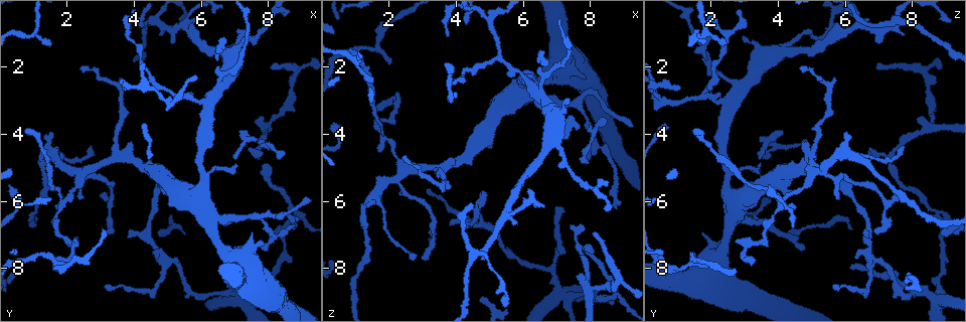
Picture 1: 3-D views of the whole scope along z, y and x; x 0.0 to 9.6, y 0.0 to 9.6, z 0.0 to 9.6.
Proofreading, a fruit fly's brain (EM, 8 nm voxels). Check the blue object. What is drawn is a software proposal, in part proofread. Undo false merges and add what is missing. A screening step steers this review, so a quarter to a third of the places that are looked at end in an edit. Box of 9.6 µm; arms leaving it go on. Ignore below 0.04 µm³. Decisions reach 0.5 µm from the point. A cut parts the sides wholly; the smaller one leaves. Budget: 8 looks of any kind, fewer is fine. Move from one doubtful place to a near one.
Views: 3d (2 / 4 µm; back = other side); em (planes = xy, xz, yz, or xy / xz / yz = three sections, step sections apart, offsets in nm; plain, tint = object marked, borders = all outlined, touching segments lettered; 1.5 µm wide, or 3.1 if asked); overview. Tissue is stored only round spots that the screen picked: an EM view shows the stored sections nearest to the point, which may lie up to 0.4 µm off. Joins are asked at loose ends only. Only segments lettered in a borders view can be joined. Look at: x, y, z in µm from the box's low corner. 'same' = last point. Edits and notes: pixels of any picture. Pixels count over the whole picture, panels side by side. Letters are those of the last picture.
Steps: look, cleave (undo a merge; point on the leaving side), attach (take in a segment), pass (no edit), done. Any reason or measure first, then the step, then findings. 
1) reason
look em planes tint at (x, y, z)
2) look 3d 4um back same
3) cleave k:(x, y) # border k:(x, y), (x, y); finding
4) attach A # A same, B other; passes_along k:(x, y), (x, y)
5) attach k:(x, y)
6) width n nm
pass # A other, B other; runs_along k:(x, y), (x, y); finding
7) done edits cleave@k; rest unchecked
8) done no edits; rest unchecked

free end
look 3d 2um at (3.25, 6.90, 6.80)

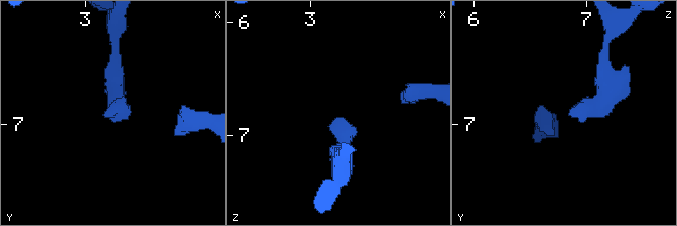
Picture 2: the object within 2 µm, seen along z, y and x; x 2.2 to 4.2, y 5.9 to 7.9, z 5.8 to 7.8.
now the EM
look em planes borders at (3.22, 6.94, 6.82)

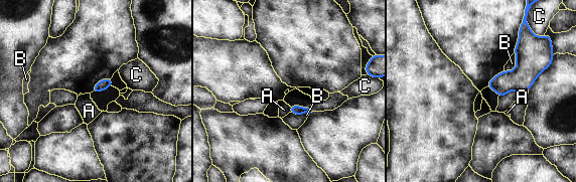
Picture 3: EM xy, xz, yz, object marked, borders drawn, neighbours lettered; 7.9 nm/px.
width 80 nm
pass # A other, B other, C other; border 3:(288, 106), (290, 112); no lettered segment goes on from it

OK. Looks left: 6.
stops while still wide
look 3d 2um at (7.90, 7.30, 2.35)

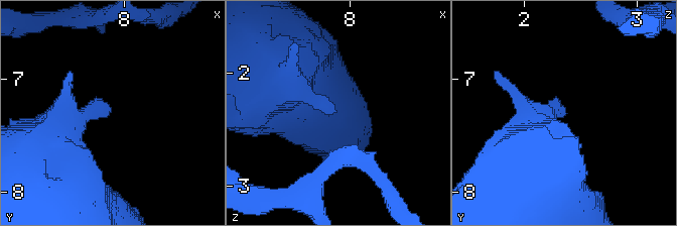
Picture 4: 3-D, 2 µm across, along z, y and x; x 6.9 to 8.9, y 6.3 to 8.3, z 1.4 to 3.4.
look em planes borders at (7.88, 7.26, 2.34)

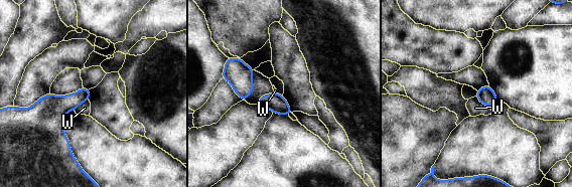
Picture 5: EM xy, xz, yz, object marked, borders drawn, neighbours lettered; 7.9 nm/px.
pass # W other; border 5:(475, 97), (489, 107); no lettered segment goes on from it

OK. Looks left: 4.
an open end
look 3d 4um at (3.75, 2.65, 1.10)

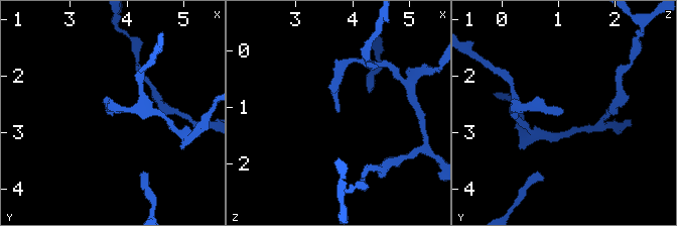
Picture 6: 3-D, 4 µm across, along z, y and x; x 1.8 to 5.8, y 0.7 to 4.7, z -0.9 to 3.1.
now the EM
look em planes borders at (3.75, 2.60, 1.05)

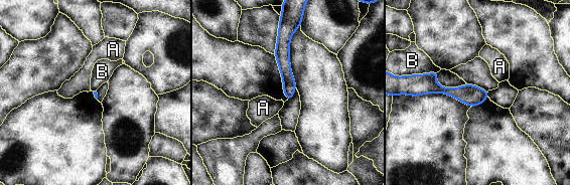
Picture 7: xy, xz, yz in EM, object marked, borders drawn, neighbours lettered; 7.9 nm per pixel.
pass # A other, B other; runs_along 7:(421, 88), (485, 95); none of them fits

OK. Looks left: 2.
branch stops here
look em planes borders at (5.05, 1.30, 6.90)

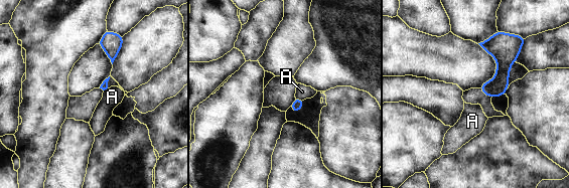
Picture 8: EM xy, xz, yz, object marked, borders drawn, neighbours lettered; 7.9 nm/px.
pass # A other; border 8:(295, 97), (303, 100); no lettered segment goes on from it

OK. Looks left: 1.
done no edits; rest unchecked

